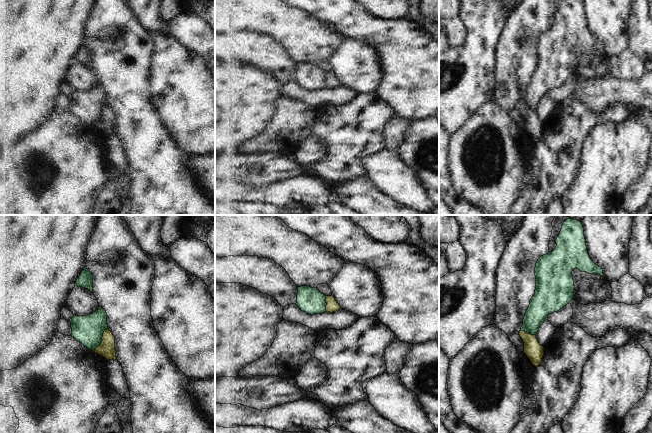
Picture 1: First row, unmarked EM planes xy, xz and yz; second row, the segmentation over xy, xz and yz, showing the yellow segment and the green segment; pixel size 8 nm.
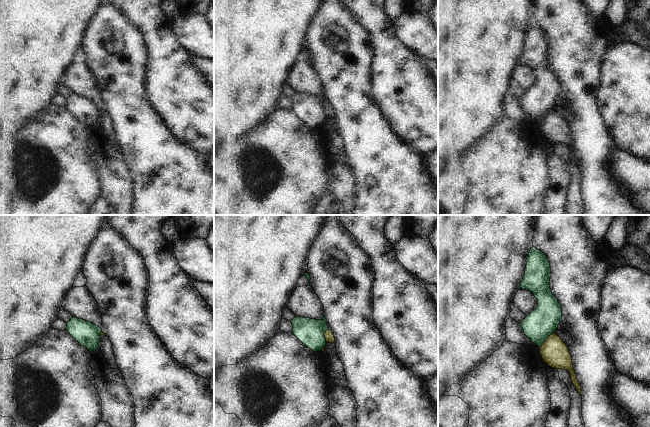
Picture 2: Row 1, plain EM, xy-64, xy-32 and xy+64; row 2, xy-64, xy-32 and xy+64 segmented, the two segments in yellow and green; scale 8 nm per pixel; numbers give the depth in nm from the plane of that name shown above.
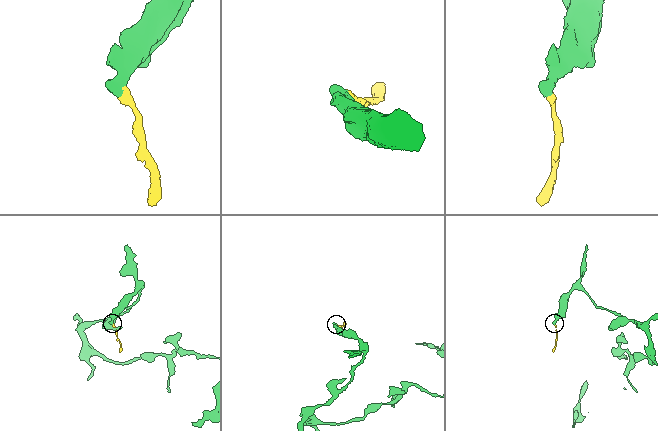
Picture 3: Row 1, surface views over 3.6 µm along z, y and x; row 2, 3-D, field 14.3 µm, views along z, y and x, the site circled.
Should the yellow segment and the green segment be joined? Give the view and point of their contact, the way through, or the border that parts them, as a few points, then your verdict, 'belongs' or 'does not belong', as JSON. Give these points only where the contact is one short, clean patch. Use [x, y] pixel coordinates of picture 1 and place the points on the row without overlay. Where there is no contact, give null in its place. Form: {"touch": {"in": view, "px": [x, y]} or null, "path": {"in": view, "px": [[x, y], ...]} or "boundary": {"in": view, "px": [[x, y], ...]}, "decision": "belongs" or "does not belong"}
{"touch": {"in": "xy", "px": [102, 115]}, "boundary": {"in": "xy", "px": [[107, 104], [103, 109], [102, 117], [93, 126]]}, "decision": "does not belong"}

